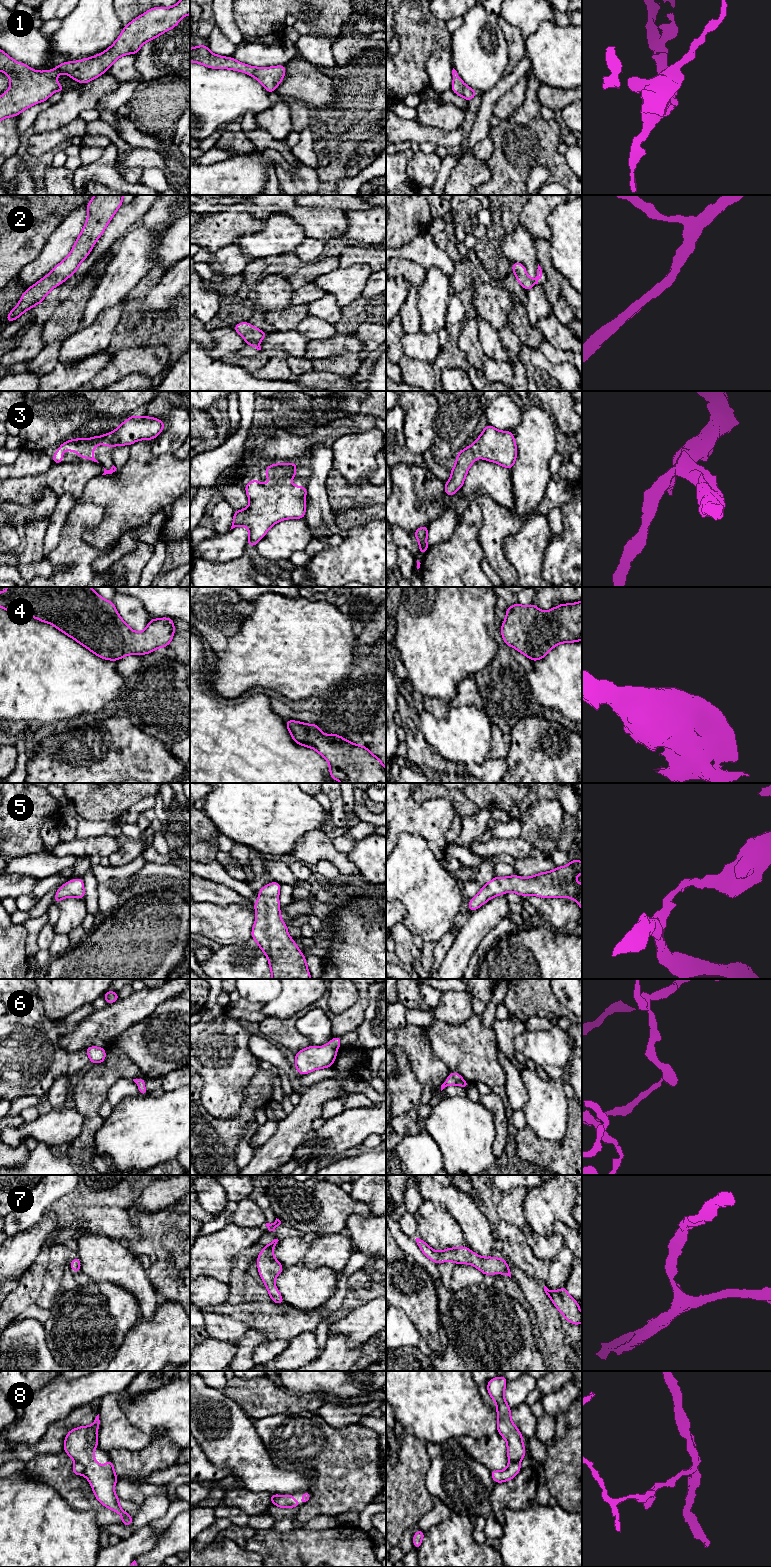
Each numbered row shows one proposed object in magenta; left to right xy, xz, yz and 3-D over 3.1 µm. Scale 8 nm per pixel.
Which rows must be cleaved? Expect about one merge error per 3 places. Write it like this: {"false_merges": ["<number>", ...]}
{"false_merges": ["8"]}

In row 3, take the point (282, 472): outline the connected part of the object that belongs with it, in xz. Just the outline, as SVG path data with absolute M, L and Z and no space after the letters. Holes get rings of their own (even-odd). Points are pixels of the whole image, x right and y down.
M298 463L270 464L264 473L272 481L271 483L263 485L255 479L245 484L245 491L250 499L250 504L244 510L234 511L231 529L242 525L249 529L247 547L256 546L274 524L284 519L303 519L305 517L305 497L308 488L289 483L291 479L296 477L298 465Z

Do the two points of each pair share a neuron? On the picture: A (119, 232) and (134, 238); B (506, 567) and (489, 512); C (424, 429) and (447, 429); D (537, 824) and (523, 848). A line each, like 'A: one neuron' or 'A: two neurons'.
A: two neurons
B: one neuron
C: two neurons
D: two neurons

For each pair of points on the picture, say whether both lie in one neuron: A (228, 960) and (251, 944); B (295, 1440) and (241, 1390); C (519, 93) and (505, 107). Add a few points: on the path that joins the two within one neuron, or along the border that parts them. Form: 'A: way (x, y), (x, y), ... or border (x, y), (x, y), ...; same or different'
A: way (234, 960), (245, 950); same
B: border (291, 1413), (276, 1413), (252, 1419); different
C: way (516, 96), (508, 104); same

